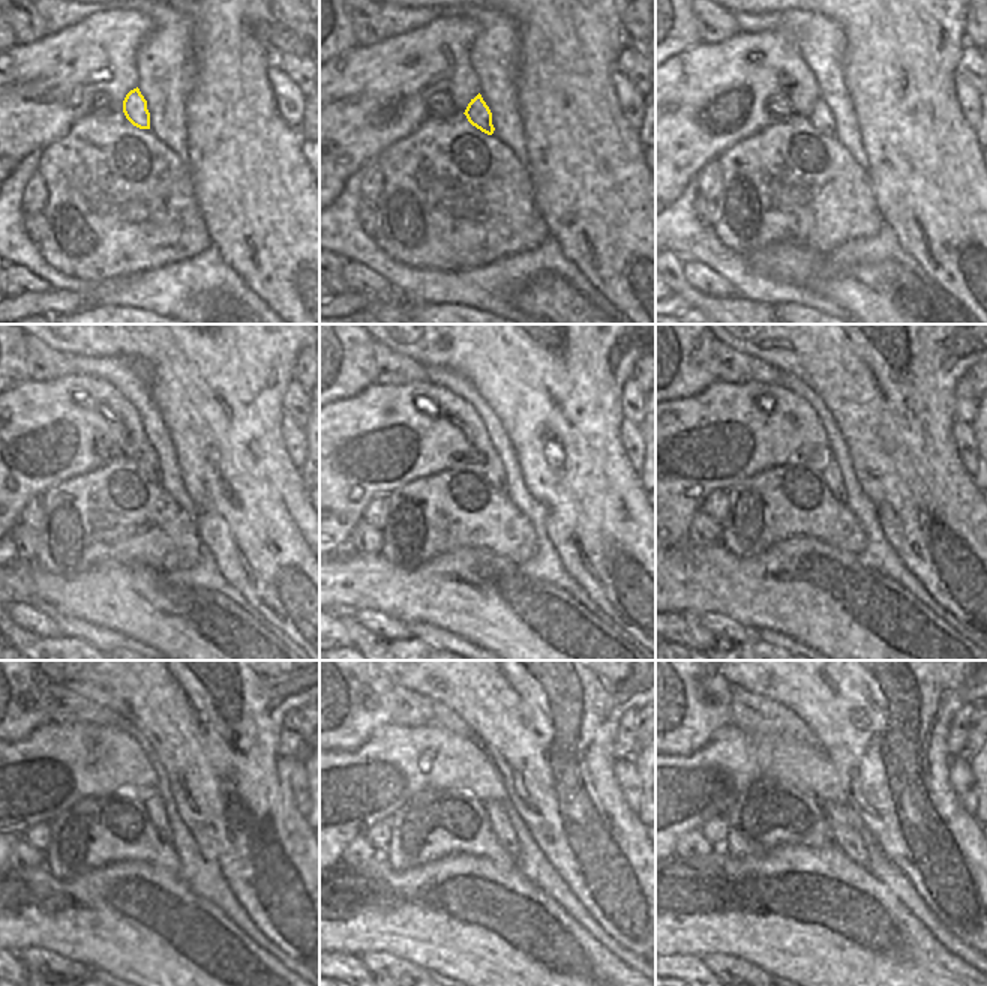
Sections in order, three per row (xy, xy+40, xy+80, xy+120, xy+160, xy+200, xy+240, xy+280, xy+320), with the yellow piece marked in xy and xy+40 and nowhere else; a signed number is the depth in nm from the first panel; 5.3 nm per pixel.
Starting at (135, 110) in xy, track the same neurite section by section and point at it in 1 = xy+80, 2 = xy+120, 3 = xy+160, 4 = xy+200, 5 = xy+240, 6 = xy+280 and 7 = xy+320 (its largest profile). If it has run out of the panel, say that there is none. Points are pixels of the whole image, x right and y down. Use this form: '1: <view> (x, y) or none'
1: xy+80 (821, 119)
2: xy+120 (149, 461)
3: xy+160 (492, 465)
4: xy+200 (822, 459)
5: xy+240 (152, 800)
6: xy+280 (501, 826)
7: xy+320 (843, 836)

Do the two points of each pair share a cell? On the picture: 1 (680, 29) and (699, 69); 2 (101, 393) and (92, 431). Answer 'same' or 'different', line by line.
1: different
2: same

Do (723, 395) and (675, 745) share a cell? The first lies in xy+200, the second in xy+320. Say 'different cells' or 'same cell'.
different cells

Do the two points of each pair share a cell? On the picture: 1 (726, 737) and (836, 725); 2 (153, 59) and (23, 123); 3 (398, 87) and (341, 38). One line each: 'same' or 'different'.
1: different
2: different
3: different

